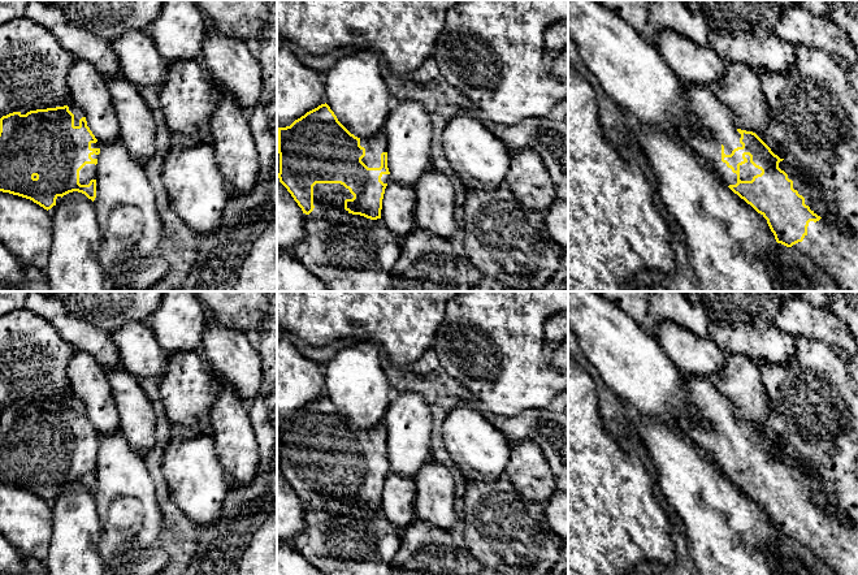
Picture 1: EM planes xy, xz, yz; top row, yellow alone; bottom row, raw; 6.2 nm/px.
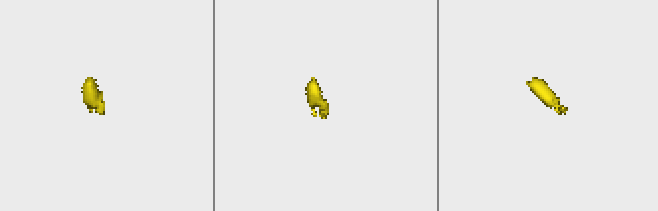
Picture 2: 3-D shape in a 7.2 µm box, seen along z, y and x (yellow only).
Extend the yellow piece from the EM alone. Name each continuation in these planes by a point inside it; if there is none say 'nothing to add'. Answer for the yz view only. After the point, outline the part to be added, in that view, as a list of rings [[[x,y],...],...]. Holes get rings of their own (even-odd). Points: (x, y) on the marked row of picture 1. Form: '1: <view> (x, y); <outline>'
1: yz (718, 126); [[[682,82],[684,98],[692,112],[699,118],[697,130],[680,129],[681,140],[689,146],[725,183],[736,185],[737,174],[722,161],[722,154],[731,155],[740,143],[736,117],[708,86]]]
2: yz (833, 250); [[[822,219],[810,221],[803,241],[790,248],[810,259],[845,291],[858,291],[858,234],[845,220],[838,226]]]

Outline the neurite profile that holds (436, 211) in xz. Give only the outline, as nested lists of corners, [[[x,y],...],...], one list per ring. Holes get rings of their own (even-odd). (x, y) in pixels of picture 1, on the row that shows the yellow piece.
[[[430,170],[419,178],[413,189],[416,193],[413,211],[416,226],[451,239],[462,225],[451,180],[439,172]]]

